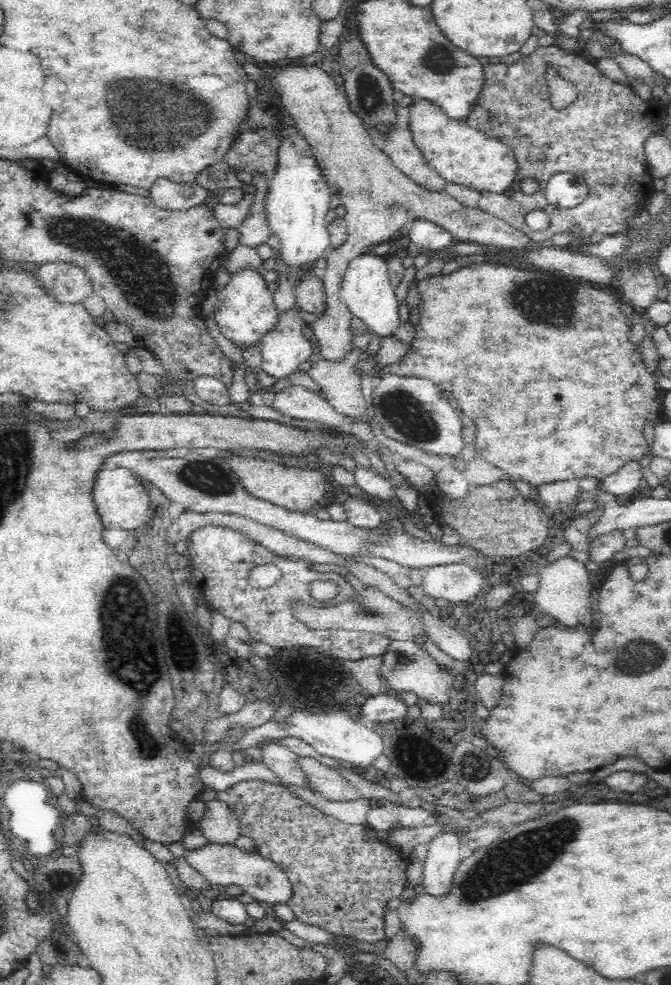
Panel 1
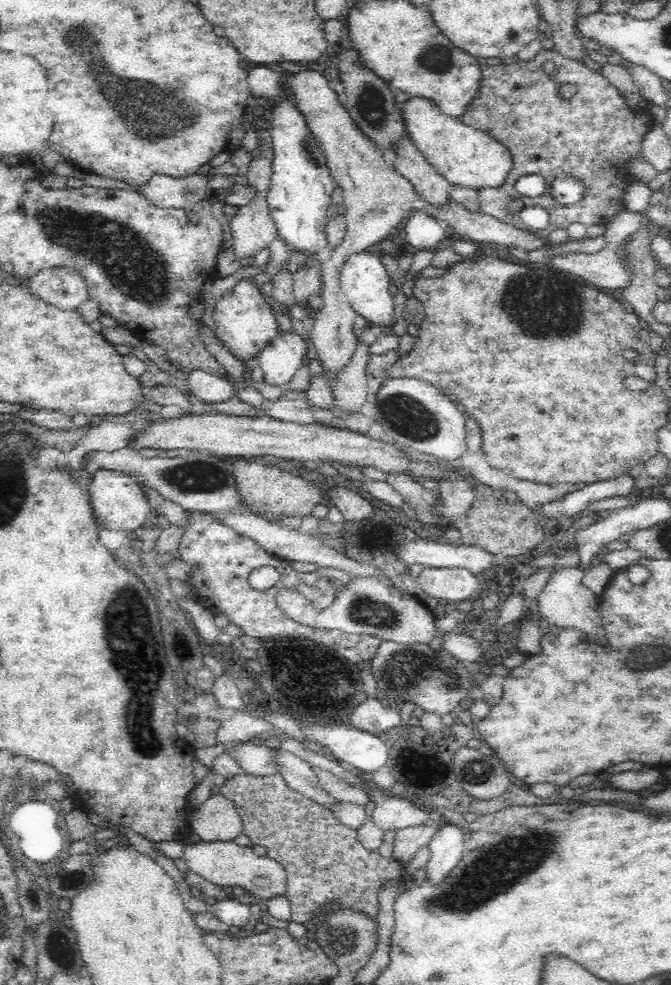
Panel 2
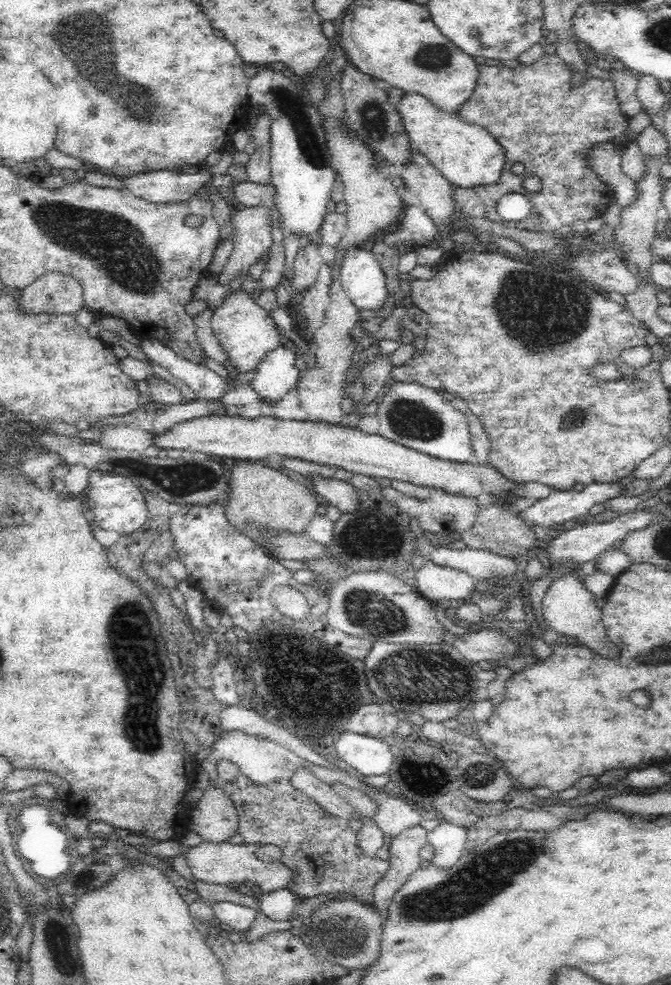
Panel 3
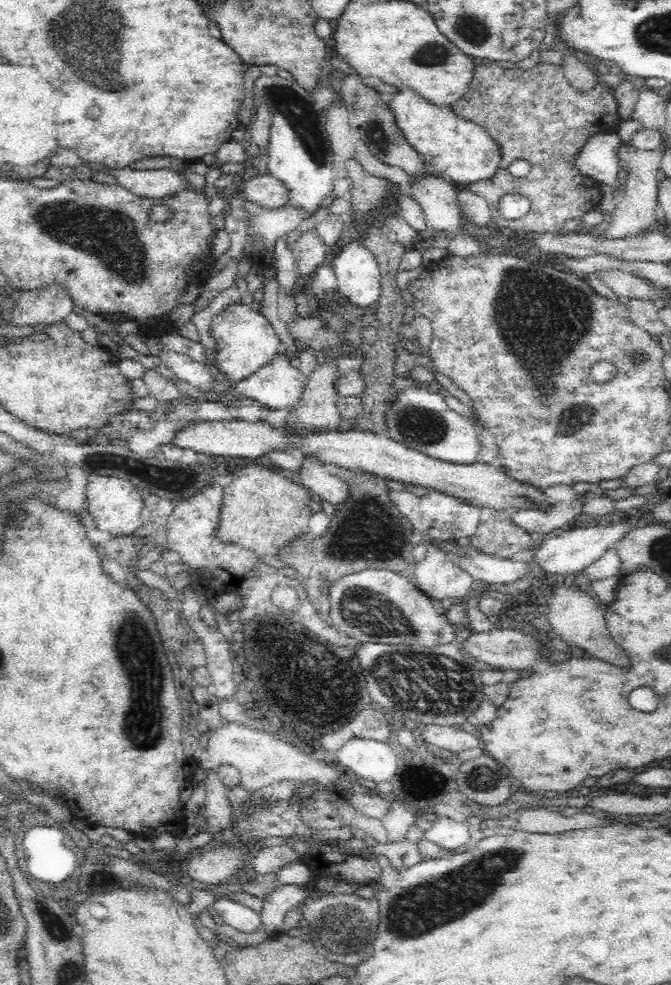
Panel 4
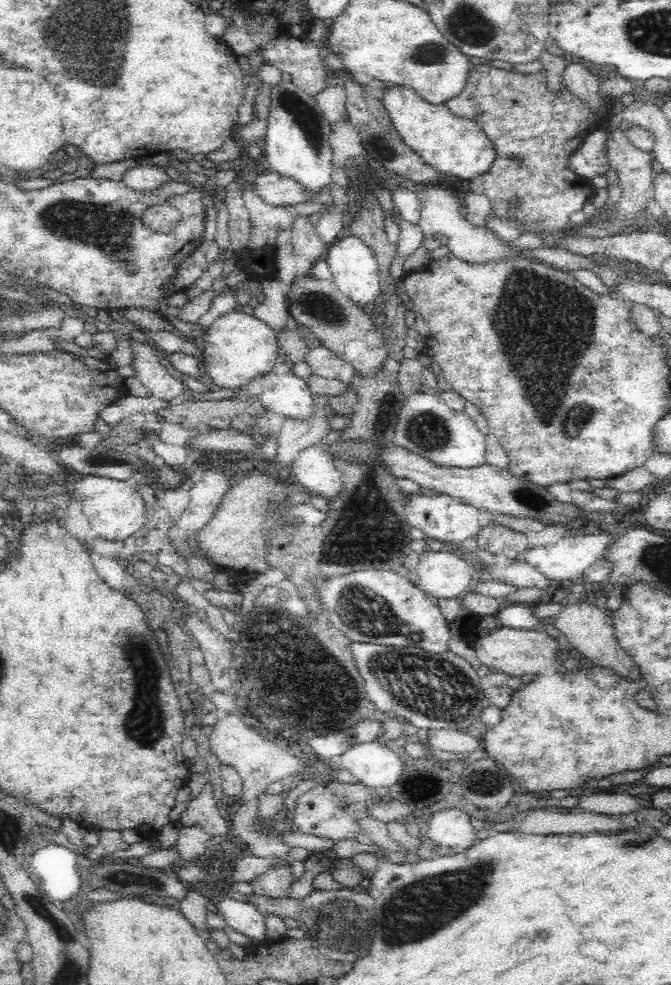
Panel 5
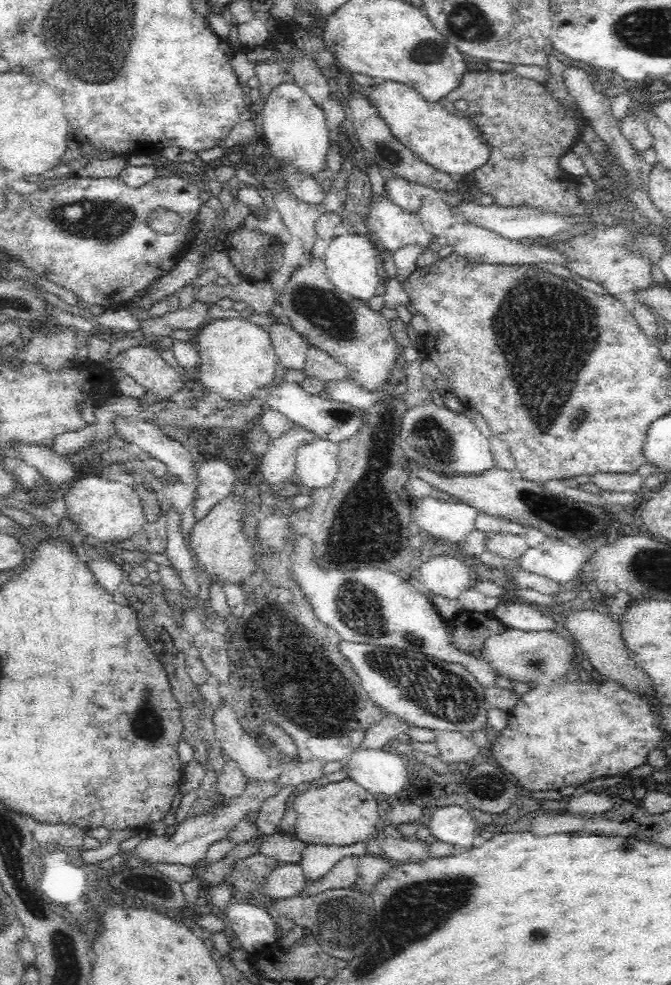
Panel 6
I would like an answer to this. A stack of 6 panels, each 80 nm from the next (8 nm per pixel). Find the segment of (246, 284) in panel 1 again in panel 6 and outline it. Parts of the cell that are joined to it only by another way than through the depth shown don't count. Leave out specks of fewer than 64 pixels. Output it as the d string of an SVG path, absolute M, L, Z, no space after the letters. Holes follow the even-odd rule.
M241 315L238 318L209 320L197 337L199 372L197 383L218 393L230 404L247 403L264 385L272 382L279 365L270 333Z

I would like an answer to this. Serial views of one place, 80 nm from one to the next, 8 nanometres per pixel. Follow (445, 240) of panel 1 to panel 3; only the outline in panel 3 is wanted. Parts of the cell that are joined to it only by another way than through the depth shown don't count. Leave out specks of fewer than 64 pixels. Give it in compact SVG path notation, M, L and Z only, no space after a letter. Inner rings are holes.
M408 203L402 226L405 228L412 241L419 247L426 247L427 242L432 242L439 233L440 226L437 225L427 211L416 203Z

